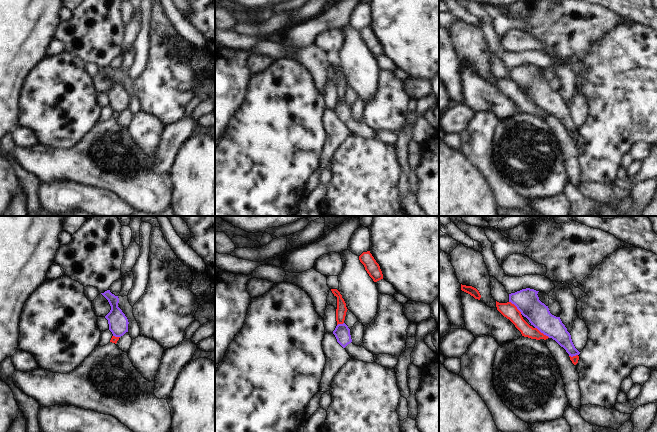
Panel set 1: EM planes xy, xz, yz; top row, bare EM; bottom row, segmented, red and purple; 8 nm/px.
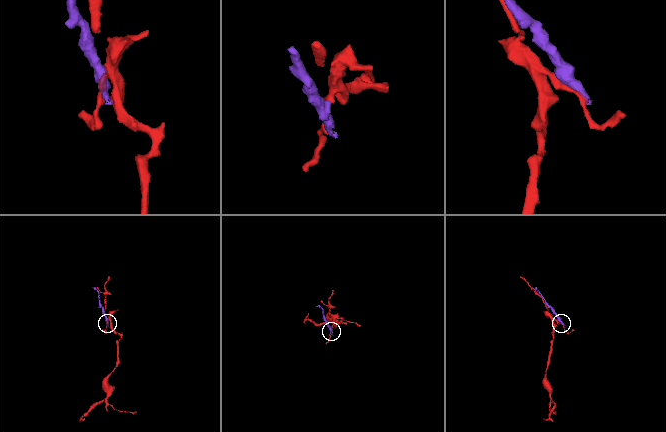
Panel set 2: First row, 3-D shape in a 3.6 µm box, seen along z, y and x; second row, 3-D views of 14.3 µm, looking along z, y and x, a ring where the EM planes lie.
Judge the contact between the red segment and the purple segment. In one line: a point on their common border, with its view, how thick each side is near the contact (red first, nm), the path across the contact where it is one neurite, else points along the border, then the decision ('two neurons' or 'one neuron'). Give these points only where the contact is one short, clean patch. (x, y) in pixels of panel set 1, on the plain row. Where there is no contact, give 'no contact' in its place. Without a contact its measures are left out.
meets red in yz at (516, 83); 120 nm thick on the red side, 190 nm on the other; border along yz (509, 77), (521, 89); two neurons

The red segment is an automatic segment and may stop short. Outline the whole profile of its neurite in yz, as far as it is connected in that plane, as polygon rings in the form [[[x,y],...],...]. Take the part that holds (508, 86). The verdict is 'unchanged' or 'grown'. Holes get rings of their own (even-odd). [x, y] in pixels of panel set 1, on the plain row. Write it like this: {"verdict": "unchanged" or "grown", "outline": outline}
{"verdict": "unchanged", "outline": [[[496,77],[497,86],[521,108],[522,112],[531,115],[548,115],[549,113],[541,109],[537,104],[530,102],[522,93],[521,88],[511,78],[499,79]]]}

